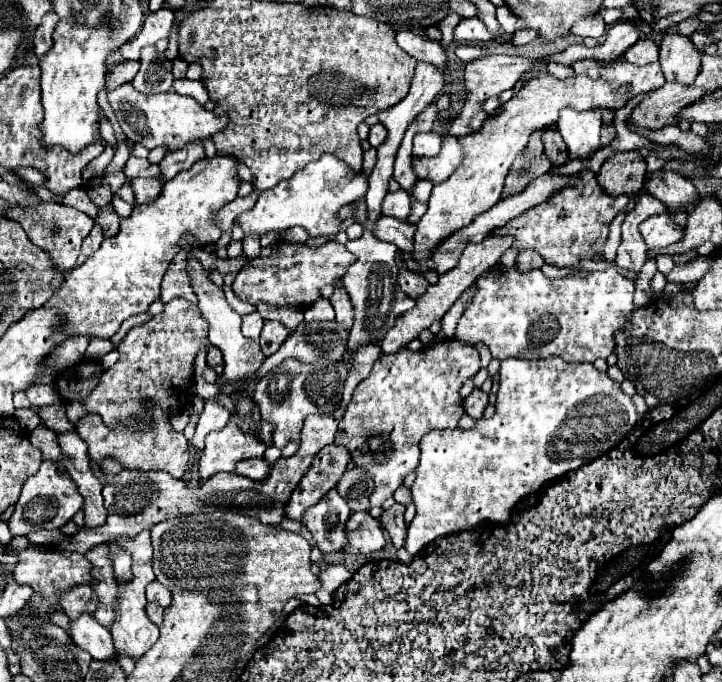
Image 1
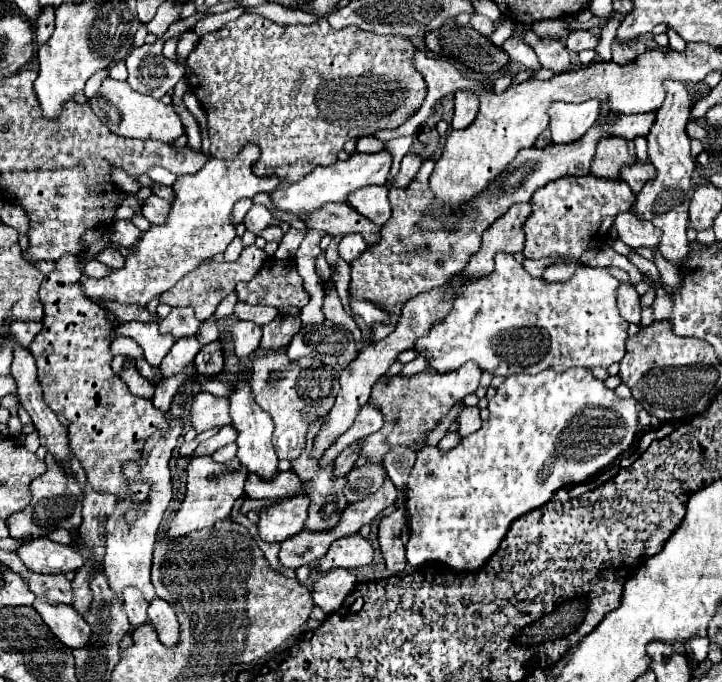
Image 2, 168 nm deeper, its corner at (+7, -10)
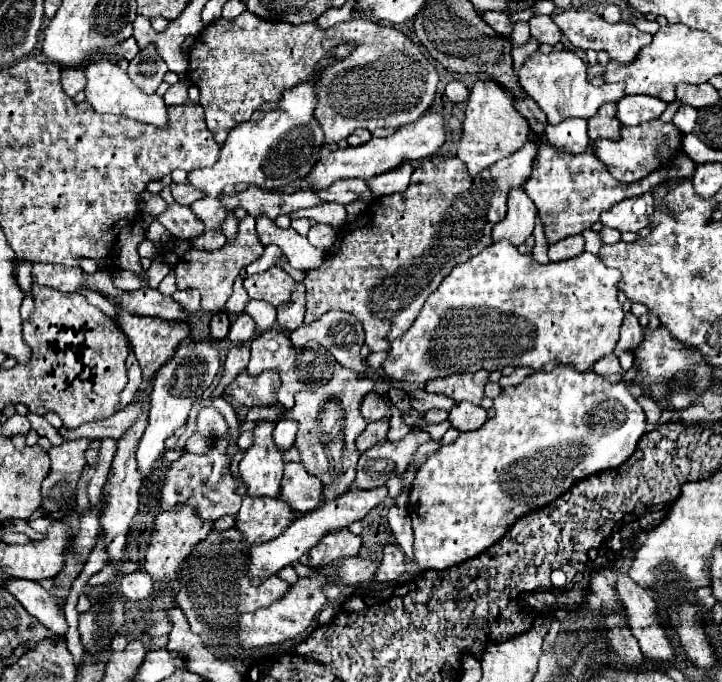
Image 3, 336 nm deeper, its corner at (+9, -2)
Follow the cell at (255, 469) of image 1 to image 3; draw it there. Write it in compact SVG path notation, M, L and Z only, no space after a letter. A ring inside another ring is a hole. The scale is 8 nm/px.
M300 462L286 464L280 498L296 512L308 512L320 506L322 502L322 484L318 478L310 476Z

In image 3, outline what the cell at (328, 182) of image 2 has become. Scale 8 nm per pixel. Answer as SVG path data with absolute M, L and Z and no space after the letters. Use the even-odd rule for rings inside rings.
M426 112L422 118L418 118L412 124L406 124L404 128L398 128L392 136L386 138L372 138L370 142L362 146L348 146L348 148L338 148L334 152L328 152L324 160L318 160L318 164L312 166L310 174L300 180L300 190L324 190L336 180L346 180L346 178L362 178L370 180L382 172L388 172L396 166L400 166L404 160L418 160L432 156L442 144L444 144L444 118L434 112Z

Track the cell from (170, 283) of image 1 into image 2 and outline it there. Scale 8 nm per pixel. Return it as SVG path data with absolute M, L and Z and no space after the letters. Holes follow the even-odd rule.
M252 244L252 246L246 246L242 250L242 254L240 254L240 258L236 262L214 262L214 260L206 260L198 268L194 268L192 272L188 272L182 280L178 280L178 284L174 284L174 288L170 288L168 292L164 292L160 296L160 302L170 304L170 306L192 306L196 310L198 320L204 322L204 320L208 320L214 314L216 306L228 294L234 292L234 288L236 288L236 284L240 280L250 280L252 276L258 274L258 270L266 262L266 258L268 258L268 254Z

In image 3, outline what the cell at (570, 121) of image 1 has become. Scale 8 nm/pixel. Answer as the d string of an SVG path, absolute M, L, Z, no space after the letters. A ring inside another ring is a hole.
M560 50L550 54L534 52L518 72L524 92L544 110L548 124L560 124L566 118L590 118L604 102L614 102L624 96L624 84L592 86L586 78L586 66L580 54L572 50Z

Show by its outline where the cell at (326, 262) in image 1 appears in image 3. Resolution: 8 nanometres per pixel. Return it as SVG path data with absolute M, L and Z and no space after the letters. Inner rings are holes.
M278 266L244 278L244 288L250 294L250 298L266 300L274 306L288 302L292 292L296 290L296 284L298 282L294 282L292 276L288 276L288 272L280 270Z

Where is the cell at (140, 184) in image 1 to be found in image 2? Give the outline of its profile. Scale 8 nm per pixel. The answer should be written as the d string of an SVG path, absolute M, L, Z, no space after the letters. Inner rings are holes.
M152 194L142 208L142 214L150 220L150 224L166 224L168 212L170 212L170 202L158 198L156 194Z

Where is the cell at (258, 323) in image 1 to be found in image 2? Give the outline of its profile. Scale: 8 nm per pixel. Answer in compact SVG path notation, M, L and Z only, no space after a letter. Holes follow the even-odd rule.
M236 320L230 324L228 328L230 336L232 336L232 342L234 342L234 354L238 358L246 358L246 356L252 356L258 346L260 346L260 338L262 338L262 328L254 322L242 322L242 320Z

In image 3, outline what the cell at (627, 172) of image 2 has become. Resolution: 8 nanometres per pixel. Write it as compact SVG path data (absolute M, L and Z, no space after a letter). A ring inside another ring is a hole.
M650 120L638 126L622 126L620 138L616 142L614 140L596 140L596 146L598 146L596 156L606 164L606 168L618 182L636 182L648 176L652 170L656 170L658 142L662 142L664 138L670 144L670 152L677 152L680 149L682 134L674 124L662 124L660 120Z

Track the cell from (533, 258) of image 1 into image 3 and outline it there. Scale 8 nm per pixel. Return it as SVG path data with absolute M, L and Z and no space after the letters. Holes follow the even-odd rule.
M580 234L576 236L570 236L570 238L564 238L556 244L552 244L548 248L548 258L550 262L560 262L560 260L568 260L568 258L574 258L578 254L584 252L584 238Z

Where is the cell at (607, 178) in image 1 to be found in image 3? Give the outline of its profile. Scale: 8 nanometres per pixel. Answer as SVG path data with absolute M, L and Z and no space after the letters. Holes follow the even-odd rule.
M608 102L608 104L602 104L598 108L598 112L588 118L588 136L590 136L590 146L588 146L588 152L596 154L596 144L594 140L598 138L620 138L620 122L616 118L616 102Z

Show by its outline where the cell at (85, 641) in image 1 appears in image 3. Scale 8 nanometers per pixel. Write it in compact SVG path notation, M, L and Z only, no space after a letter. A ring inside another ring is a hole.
M8 580L6 590L10 590L10 594L16 596L16 600L28 610L28 614L32 614L40 624L50 628L54 634L68 632L68 622L66 622L66 616L64 616L60 604L56 604L56 600L52 600L52 594L48 594L40 586L40 582Z

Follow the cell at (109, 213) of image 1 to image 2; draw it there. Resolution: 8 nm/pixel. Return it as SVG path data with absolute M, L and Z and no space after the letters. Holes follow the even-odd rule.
M102 250L98 254L98 260L110 268L122 268L124 266L124 256L118 254L116 250Z

